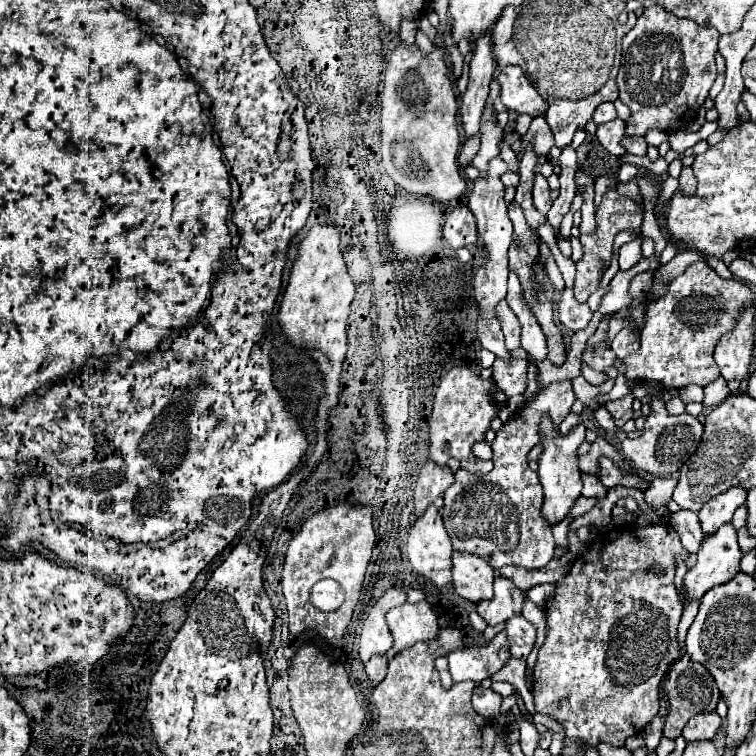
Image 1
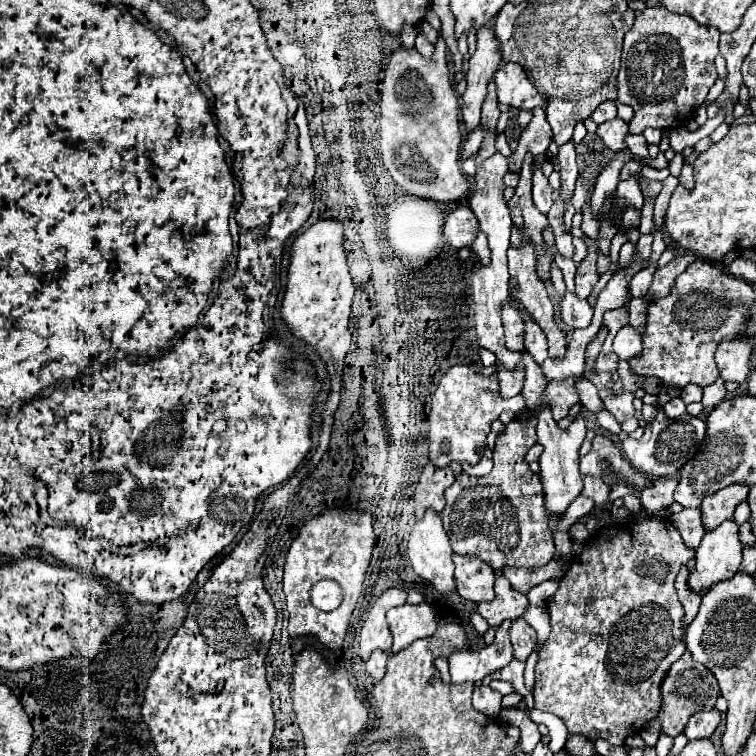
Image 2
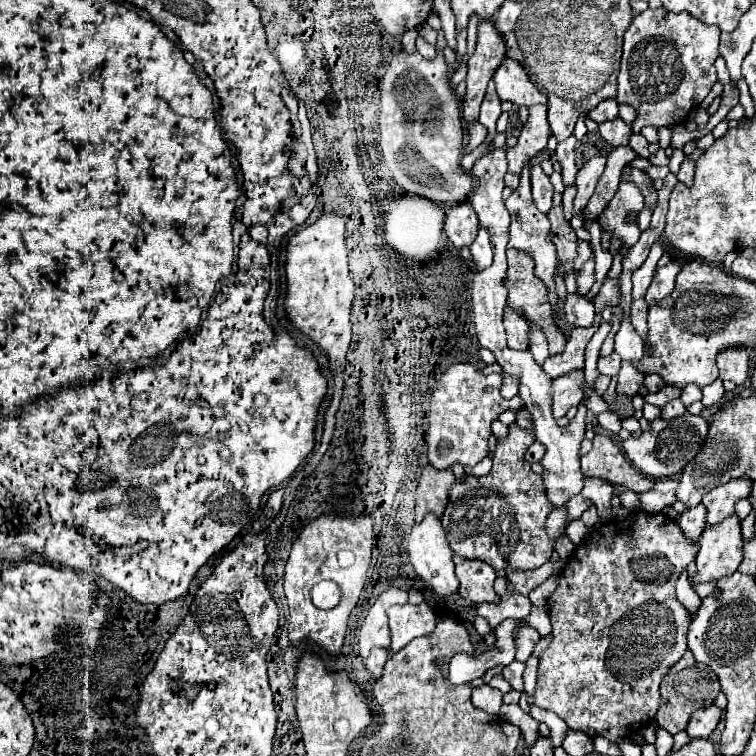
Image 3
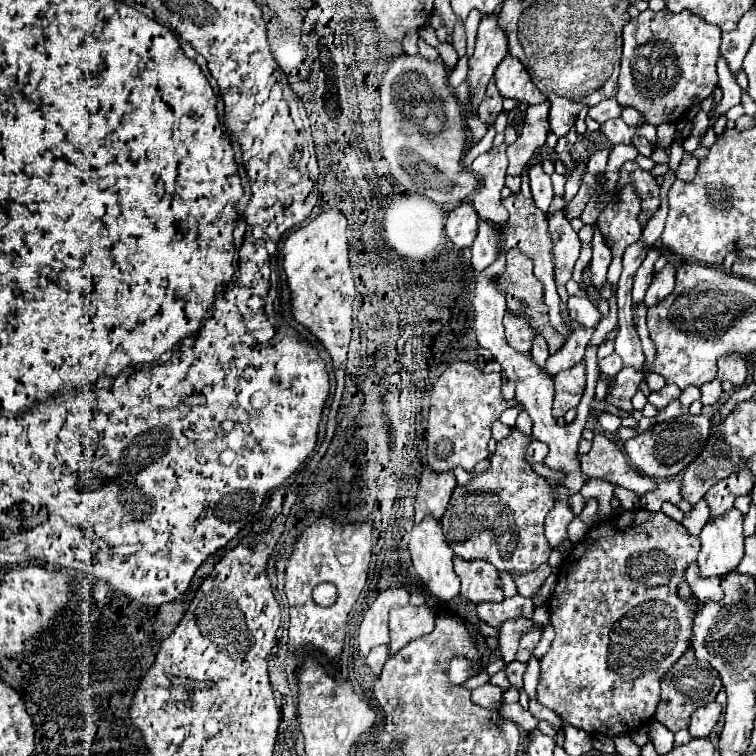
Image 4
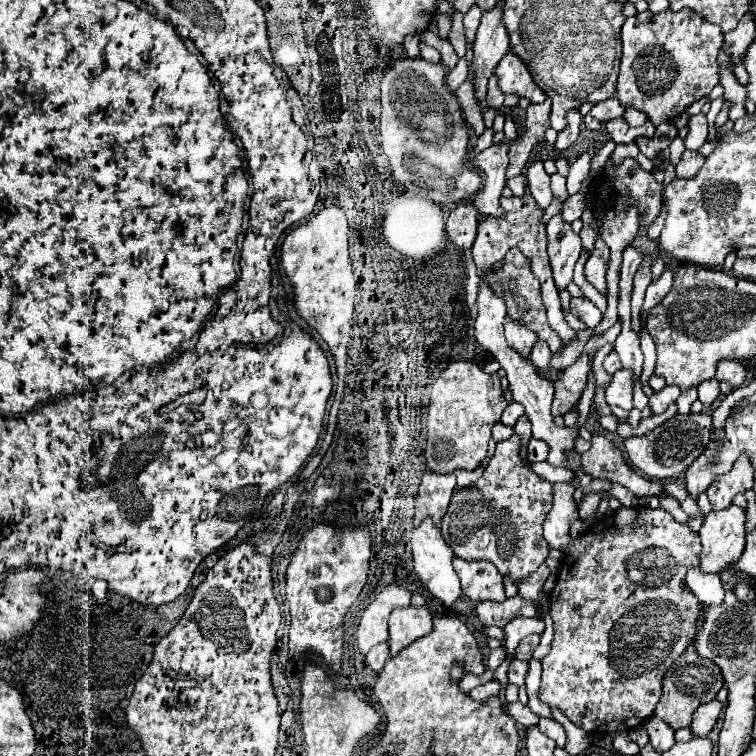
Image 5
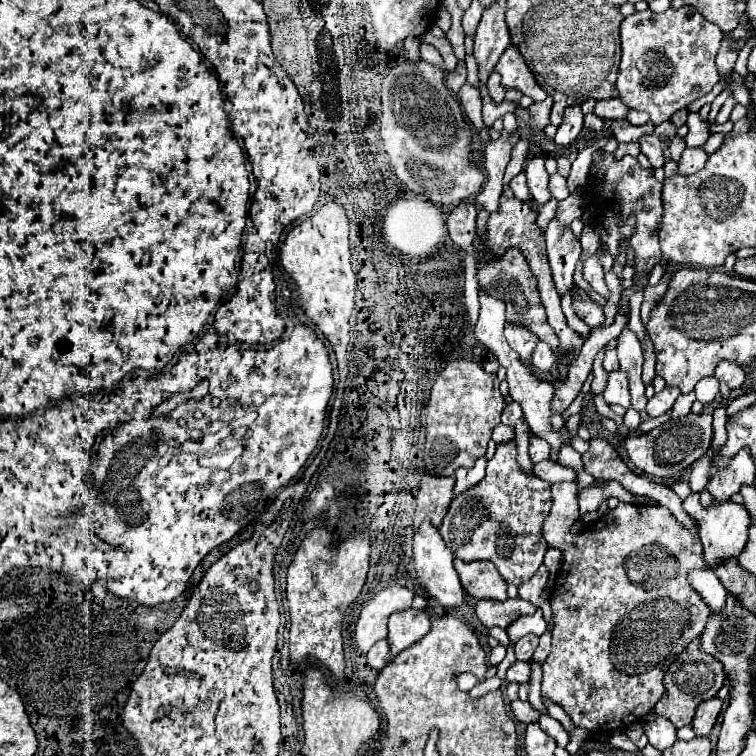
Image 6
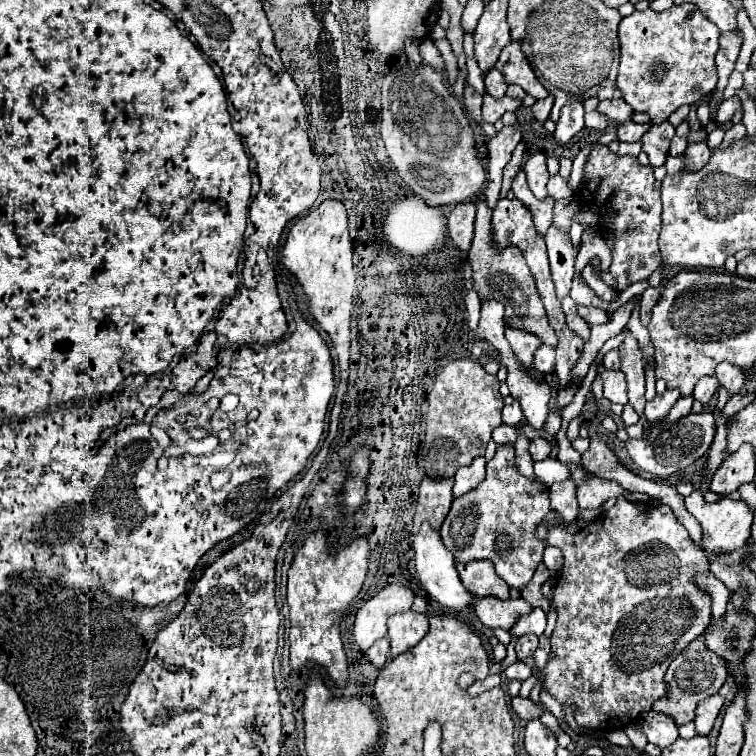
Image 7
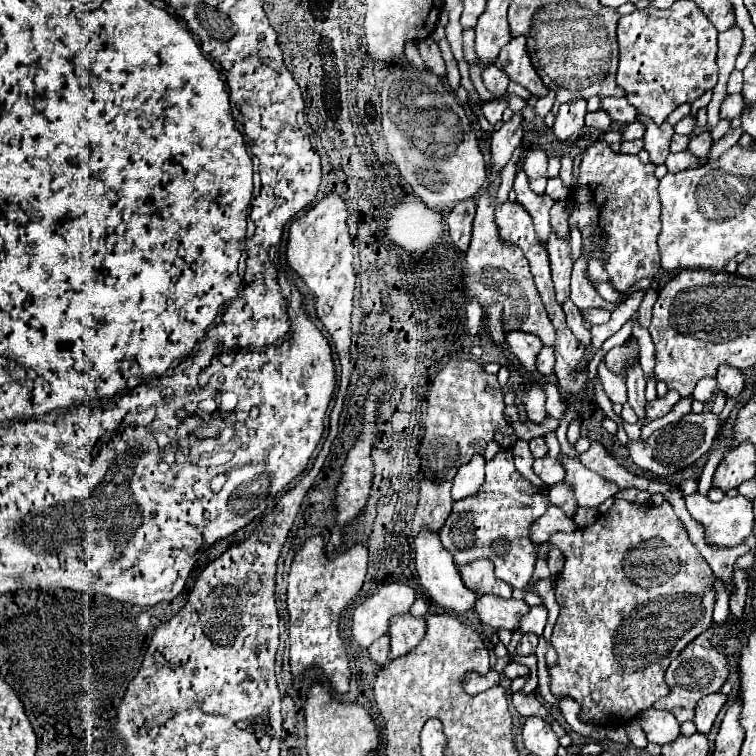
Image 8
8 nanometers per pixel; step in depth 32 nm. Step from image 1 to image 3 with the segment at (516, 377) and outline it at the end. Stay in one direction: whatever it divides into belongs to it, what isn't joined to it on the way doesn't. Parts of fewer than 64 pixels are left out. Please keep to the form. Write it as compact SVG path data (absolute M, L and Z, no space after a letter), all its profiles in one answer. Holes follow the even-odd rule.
M502 374L502 396L504 398L512 398L518 394L518 382L514 382L514 378L510 378L510 374Z

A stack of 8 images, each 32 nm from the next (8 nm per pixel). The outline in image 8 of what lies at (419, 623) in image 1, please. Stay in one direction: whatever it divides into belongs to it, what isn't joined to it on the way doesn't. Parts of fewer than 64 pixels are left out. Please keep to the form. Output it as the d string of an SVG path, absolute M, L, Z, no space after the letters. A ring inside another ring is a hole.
M410 612L394 616L388 628L388 636L392 642L392 658L398 658L414 650L418 642L424 638L424 630L426 630L424 618L416 618Z

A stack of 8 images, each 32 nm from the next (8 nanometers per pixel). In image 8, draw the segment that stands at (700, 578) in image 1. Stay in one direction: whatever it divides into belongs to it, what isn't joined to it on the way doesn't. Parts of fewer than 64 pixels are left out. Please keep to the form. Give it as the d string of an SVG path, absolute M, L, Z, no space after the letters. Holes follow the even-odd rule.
M694 492L686 496L686 508L692 518L704 526L706 542L710 542L710 546L734 548L752 534L752 504L740 494L736 498L724 496L714 508L708 508L708 498Z

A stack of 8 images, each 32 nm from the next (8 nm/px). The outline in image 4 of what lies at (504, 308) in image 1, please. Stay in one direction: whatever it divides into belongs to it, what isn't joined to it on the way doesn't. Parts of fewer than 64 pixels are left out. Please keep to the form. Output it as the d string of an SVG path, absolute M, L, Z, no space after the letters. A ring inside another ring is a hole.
M508 310L506 318L504 318L504 328L506 328L506 340L514 350L518 350L518 352L530 350L534 330L528 326L528 322L524 318L518 318L516 314L510 314L510 310Z

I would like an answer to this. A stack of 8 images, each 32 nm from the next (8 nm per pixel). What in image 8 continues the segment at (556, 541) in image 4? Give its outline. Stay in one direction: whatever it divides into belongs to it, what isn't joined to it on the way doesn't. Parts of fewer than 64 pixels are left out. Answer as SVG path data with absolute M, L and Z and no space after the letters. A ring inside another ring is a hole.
M565 482L556 483L550 487L549 501L561 508L569 518L573 517L578 505L571 487ZM616 500L612 510L606 514L600 514L598 520L586 528L578 528L572 534L561 532L554 533L549 542L559 548L566 558L564 562L564 570L560 572L558 580L556 580L556 602L560 606L560 616L556 620L554 626L554 634L550 638L552 648L558 652L558 660L556 664L548 666L548 674L550 674L550 692L560 700L570 696L572 700L576 700L582 708L580 712L580 720L582 722L590 722L590 724L598 724L604 728L610 726L624 726L626 722L630 722L632 718L638 716L638 712L652 708L652 704L668 694L668 684L664 682L664 672L670 666L670 662L702 632L706 632L712 626L712 606L714 606L714 590L712 580L714 574L710 570L710 566L706 566L702 554L698 554L698 550L694 550L694 544L688 538L686 528L682 526L682 522L678 520L678 516L674 514L672 506L668 502L662 502L660 506L652 506L652 504L636 504L636 502L626 502L626 500Z

